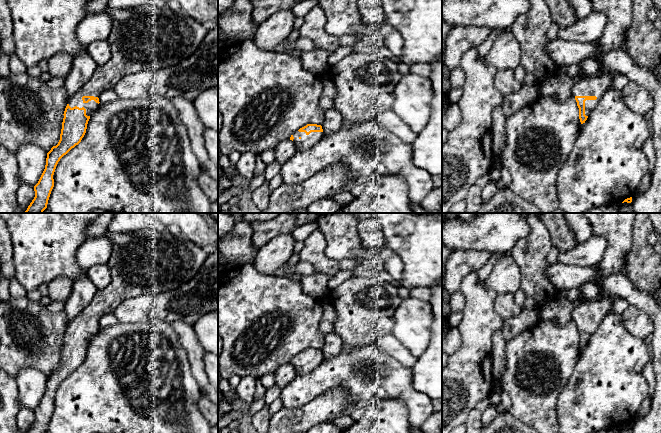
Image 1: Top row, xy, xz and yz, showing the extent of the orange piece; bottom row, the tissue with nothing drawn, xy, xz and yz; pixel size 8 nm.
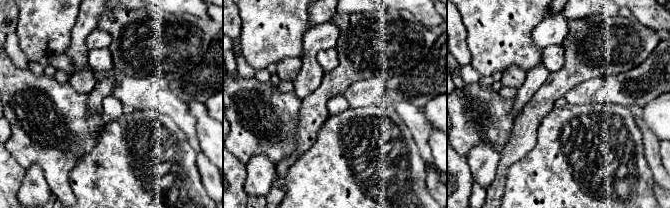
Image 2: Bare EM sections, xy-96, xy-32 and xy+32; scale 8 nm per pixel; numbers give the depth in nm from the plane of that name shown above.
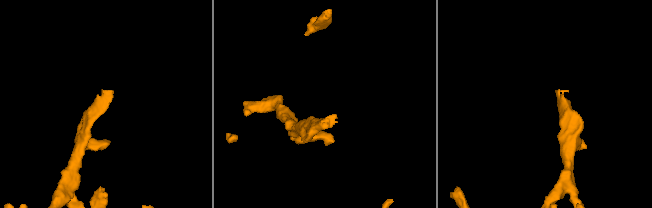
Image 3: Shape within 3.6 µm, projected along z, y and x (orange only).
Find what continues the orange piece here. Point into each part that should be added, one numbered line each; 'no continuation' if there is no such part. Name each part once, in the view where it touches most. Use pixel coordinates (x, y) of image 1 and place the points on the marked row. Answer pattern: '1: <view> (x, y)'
1: yz (597, 85)

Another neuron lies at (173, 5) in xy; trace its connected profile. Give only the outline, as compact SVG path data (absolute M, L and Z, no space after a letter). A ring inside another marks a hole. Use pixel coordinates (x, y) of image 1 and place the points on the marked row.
M172 0L170 2L165 3L165 5L177 14L185 15L185 11L176 1Z

